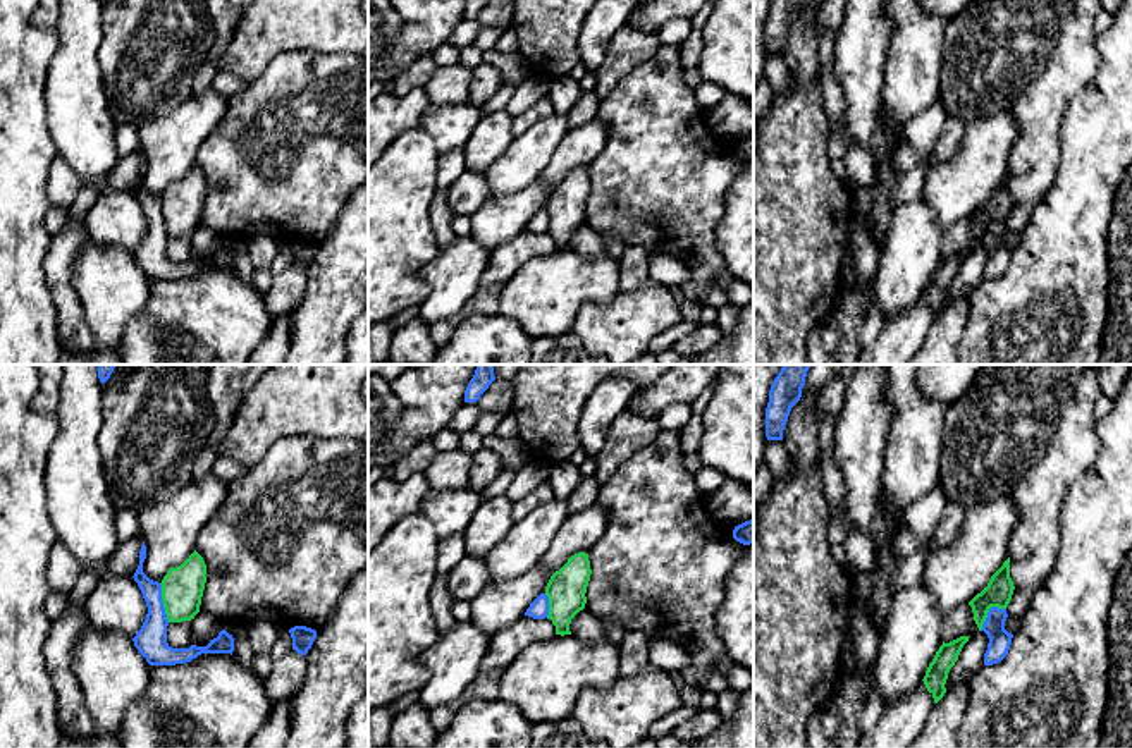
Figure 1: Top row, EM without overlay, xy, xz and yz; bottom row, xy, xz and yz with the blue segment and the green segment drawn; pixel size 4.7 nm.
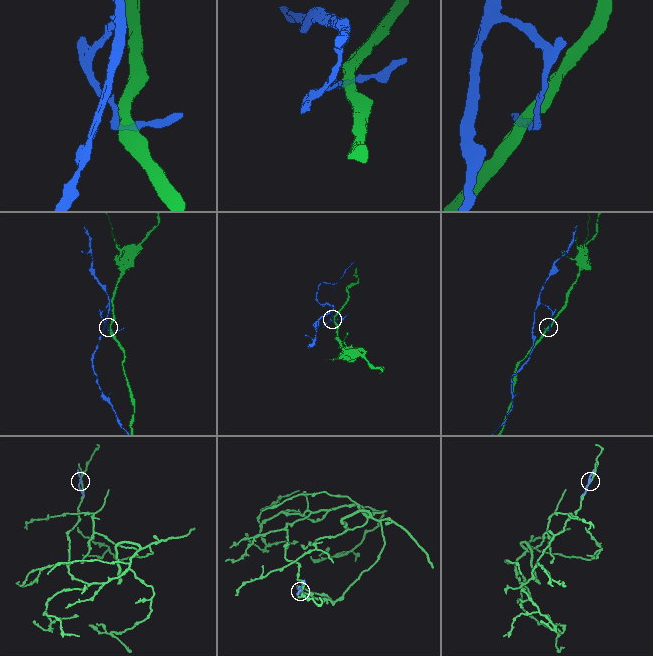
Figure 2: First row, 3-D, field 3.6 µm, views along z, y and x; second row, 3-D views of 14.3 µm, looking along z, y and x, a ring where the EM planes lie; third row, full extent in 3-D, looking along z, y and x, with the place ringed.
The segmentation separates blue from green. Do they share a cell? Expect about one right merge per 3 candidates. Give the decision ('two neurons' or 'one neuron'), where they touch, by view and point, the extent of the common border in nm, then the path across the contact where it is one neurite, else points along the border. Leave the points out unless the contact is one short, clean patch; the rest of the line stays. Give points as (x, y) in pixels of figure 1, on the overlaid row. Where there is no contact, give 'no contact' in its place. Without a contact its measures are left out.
two neurons; meets blue in xy at (162, 602); contact 190 nm long; border along xy (159, 583), (164, 613), (169, 621)

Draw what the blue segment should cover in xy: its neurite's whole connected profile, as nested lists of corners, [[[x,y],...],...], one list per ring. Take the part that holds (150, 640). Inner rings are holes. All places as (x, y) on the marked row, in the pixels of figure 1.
[[[146,545],[139,550],[139,566],[134,573],[134,581],[138,583],[143,598],[148,607],[146,619],[141,629],[132,638],[134,647],[146,659],[150,665],[175,665],[186,664],[201,653],[231,653],[234,652],[234,638],[225,629],[218,633],[217,638],[210,640],[206,647],[191,645],[189,648],[172,648],[167,643],[167,626],[169,619],[165,614],[162,600],[162,585],[150,579],[143,573],[143,562],[146,559]]]

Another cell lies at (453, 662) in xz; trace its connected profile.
[[[471,619],[456,622],[425,650],[421,664],[430,677],[420,690],[420,705],[432,710],[442,703],[463,702],[466,688],[477,679],[490,636]]]

